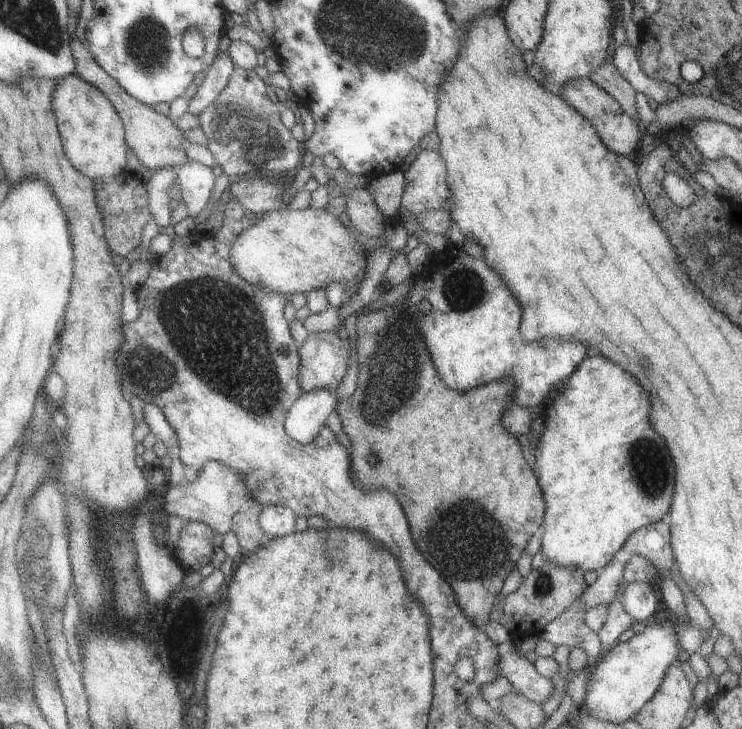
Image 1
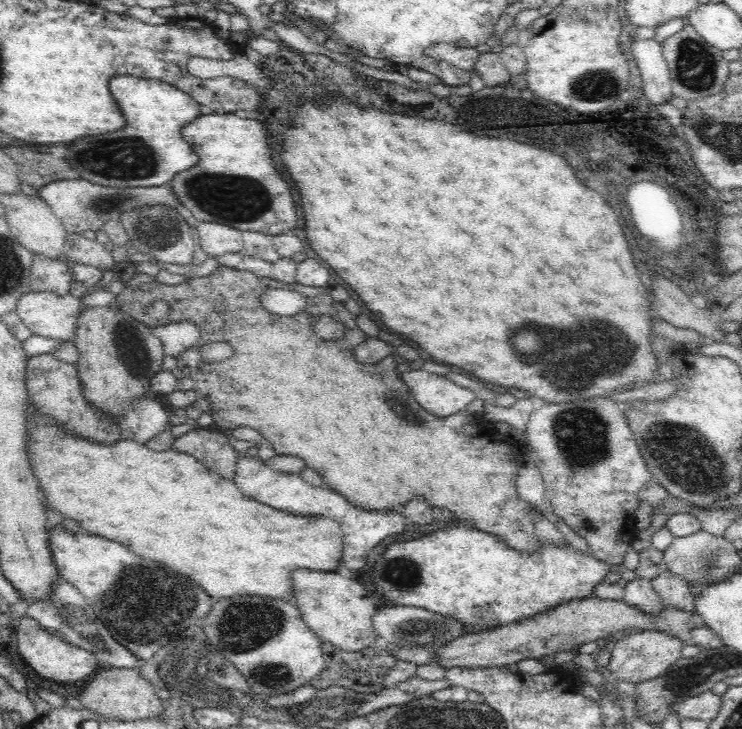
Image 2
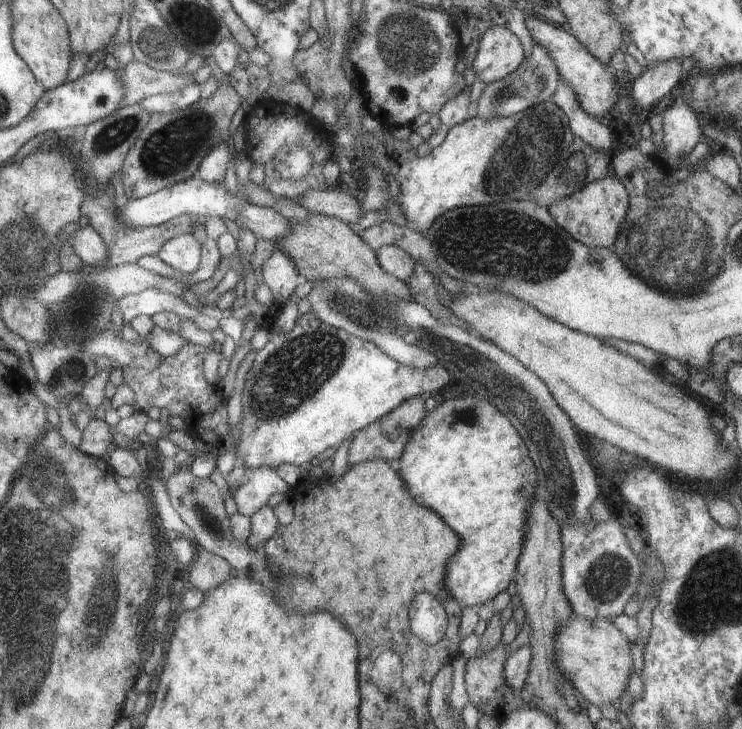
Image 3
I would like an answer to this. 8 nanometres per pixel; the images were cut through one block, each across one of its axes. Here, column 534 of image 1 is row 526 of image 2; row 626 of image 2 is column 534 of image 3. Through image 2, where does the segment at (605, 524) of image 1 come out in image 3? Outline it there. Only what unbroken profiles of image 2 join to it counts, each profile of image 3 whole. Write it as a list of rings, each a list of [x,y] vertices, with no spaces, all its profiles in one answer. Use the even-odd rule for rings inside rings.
[[[453,398],[438,401],[435,409],[425,412],[393,464],[396,473],[401,474],[409,496],[417,500],[417,504],[421,496],[421,506],[437,512],[459,537],[459,548],[444,566],[444,589],[462,609],[491,602],[513,579],[523,544],[526,510],[536,496],[536,468],[523,439],[509,420],[485,398]]]

